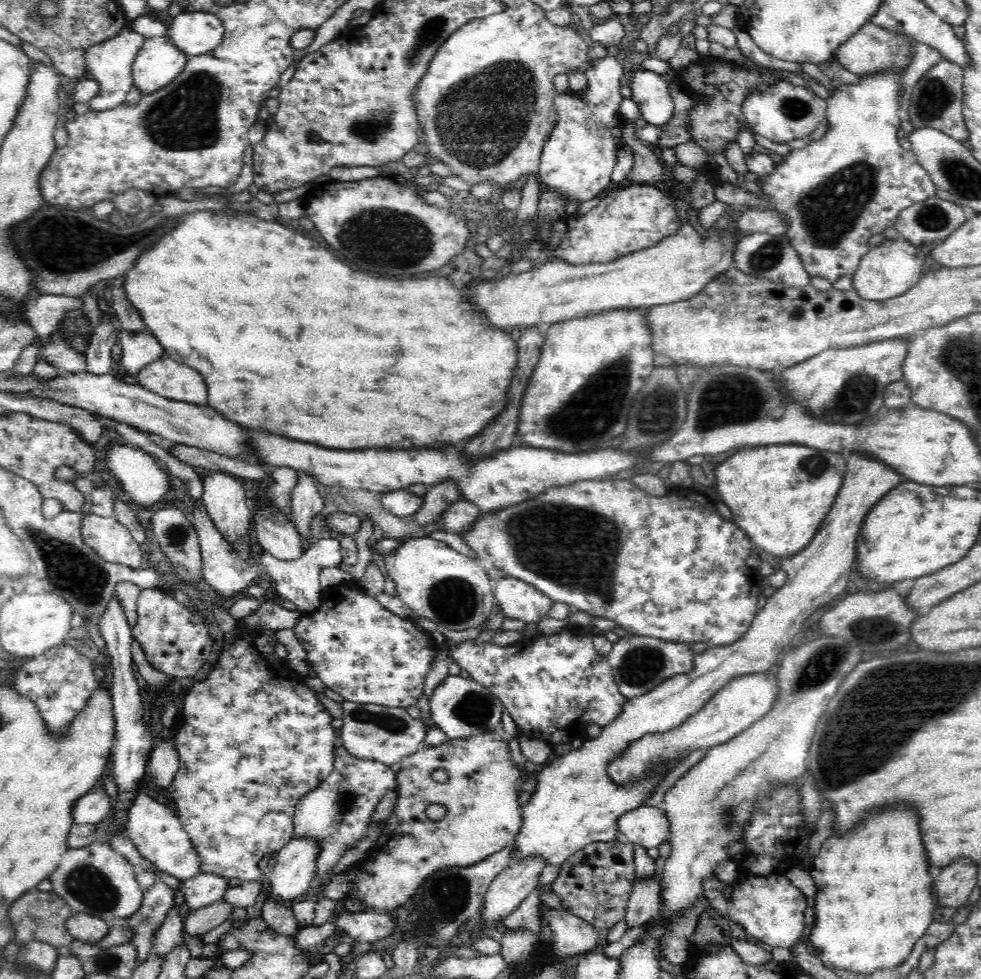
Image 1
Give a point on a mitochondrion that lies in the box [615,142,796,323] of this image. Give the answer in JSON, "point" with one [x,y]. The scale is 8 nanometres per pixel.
{"point":[769,255]}

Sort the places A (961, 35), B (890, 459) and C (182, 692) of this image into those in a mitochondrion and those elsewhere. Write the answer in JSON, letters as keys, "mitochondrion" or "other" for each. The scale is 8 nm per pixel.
{"A":"other","B":"other","C":"other"}

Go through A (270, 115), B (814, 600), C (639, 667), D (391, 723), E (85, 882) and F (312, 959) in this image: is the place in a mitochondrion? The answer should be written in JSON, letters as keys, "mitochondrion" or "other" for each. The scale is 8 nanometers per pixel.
{"A":"other","B":"other","C":"mitochondrion","D":"mitochondrion","E":"mitochondrion","F":"other"}

